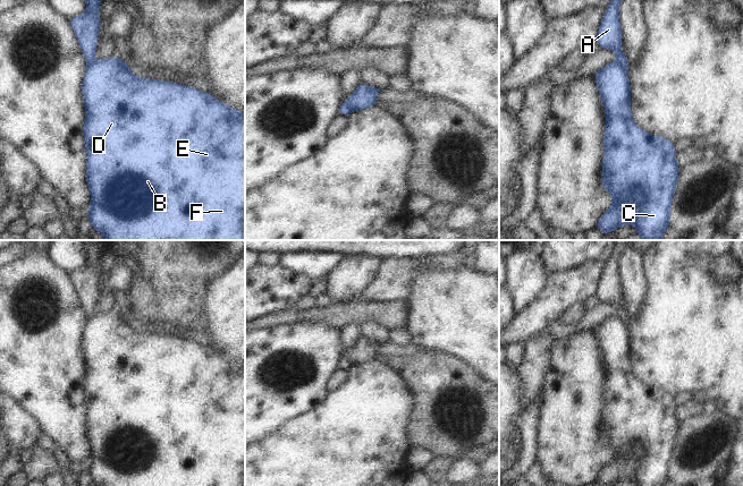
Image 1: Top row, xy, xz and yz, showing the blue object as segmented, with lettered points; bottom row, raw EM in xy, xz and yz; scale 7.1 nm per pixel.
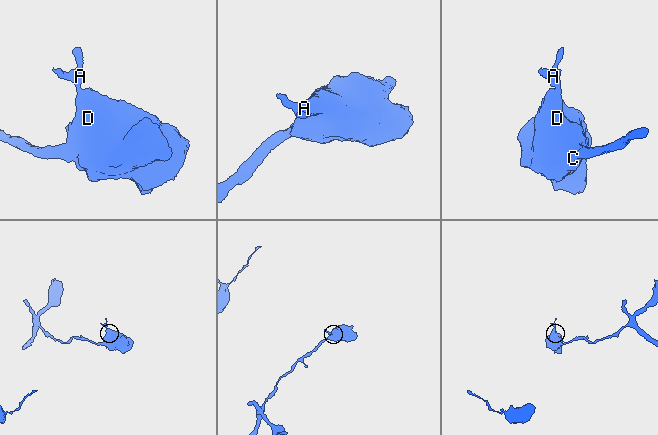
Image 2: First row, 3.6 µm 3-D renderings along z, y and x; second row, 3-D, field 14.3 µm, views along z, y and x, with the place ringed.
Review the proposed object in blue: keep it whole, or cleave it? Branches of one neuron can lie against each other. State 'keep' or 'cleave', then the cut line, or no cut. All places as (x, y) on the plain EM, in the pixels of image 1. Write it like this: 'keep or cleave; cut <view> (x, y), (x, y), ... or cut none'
cleave; cut yz (615, 315), (625, 324)

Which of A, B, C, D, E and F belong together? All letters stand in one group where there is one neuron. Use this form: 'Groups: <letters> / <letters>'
Groups: A / B C D E F.

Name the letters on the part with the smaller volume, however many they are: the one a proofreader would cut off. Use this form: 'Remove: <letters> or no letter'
Remove: A

